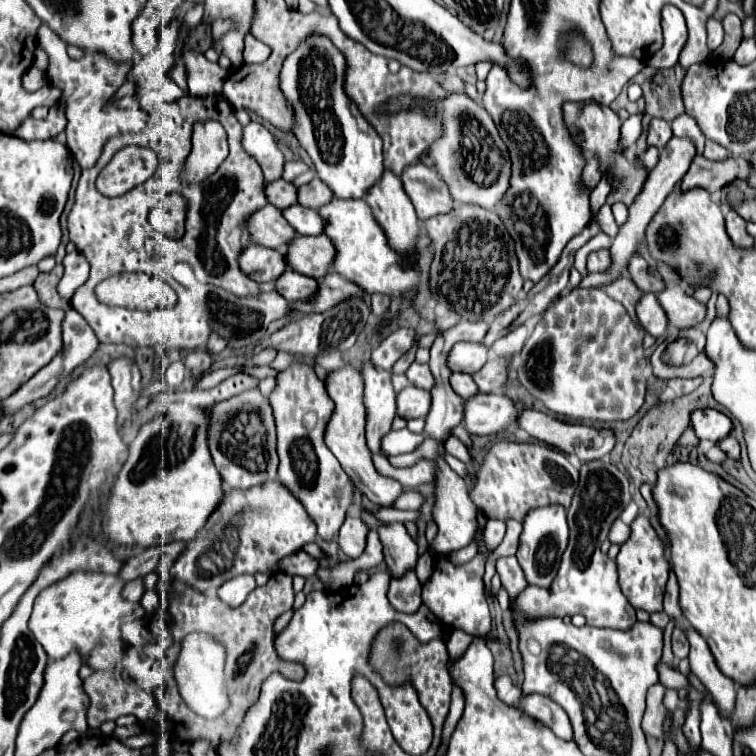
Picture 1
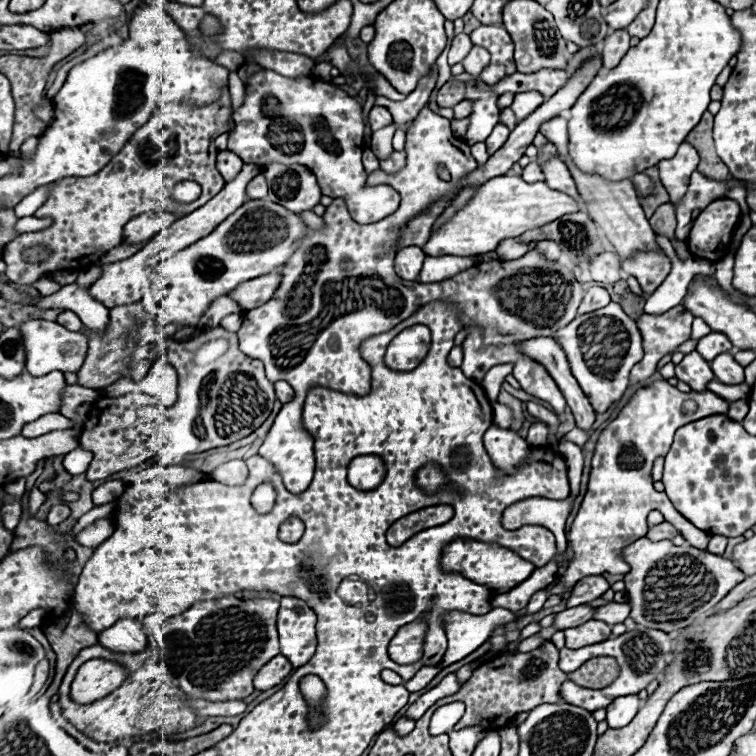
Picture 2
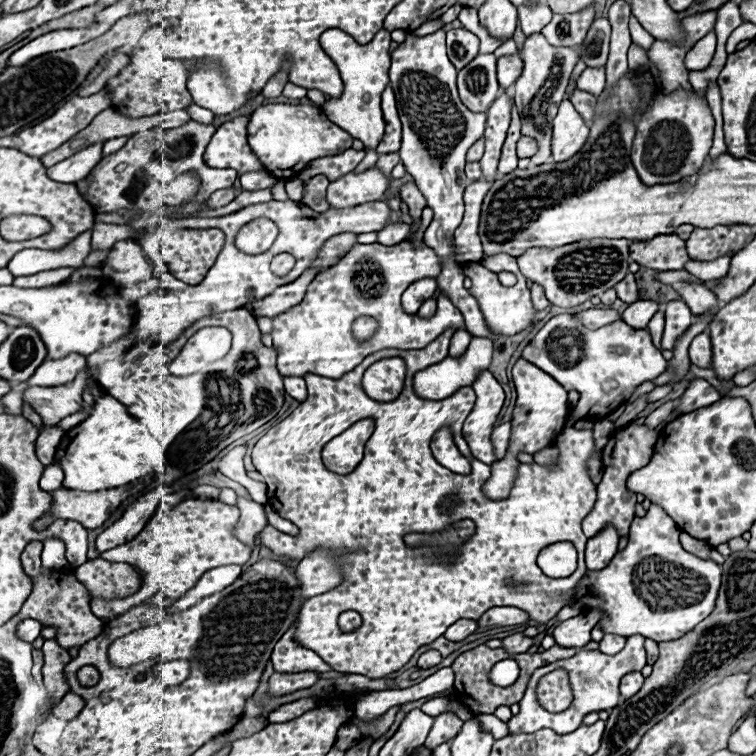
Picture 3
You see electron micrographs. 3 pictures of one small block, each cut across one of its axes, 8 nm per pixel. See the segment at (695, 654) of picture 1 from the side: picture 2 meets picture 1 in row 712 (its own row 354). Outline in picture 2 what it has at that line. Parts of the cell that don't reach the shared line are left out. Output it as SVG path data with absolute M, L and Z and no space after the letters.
M720 354L710 364L720 382L730 385L744 382L744 368L732 358L732 354Z

